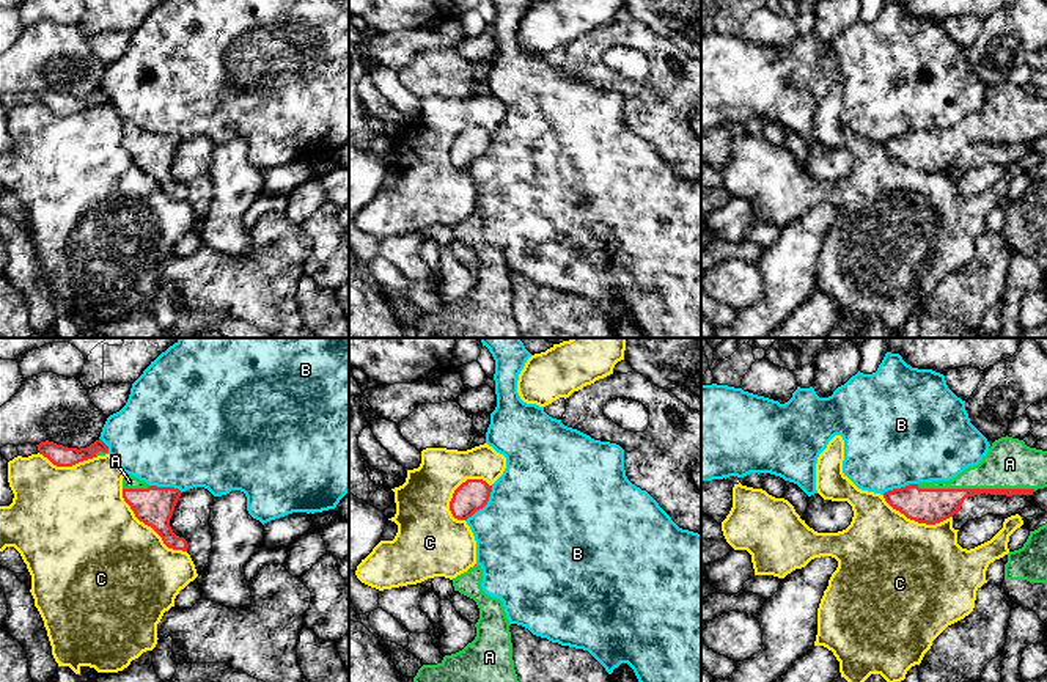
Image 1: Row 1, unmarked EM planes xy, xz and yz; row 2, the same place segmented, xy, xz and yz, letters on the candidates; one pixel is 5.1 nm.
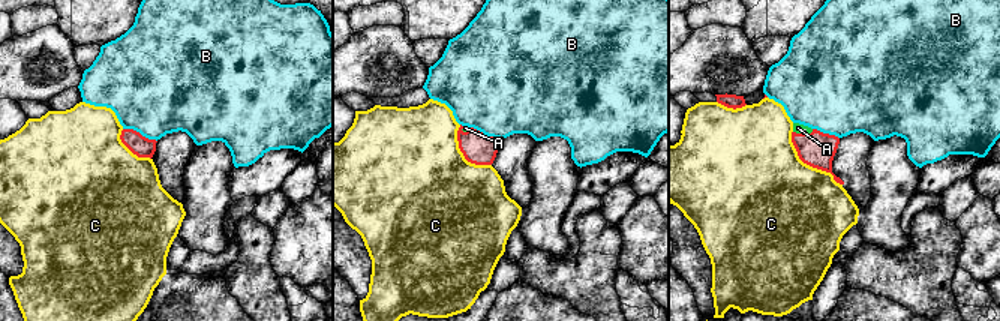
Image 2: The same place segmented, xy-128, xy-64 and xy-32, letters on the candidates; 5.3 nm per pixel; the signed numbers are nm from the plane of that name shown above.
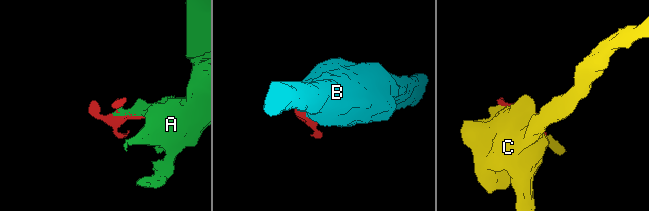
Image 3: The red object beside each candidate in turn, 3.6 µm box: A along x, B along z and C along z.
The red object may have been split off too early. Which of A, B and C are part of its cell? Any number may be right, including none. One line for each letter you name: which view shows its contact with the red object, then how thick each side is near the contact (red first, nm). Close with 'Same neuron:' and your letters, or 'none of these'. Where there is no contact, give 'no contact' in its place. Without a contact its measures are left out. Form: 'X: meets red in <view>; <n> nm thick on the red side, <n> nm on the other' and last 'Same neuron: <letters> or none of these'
A: meets red in yz; 180 nm thick on the red side, 260 nm on the other
Same neuron: A

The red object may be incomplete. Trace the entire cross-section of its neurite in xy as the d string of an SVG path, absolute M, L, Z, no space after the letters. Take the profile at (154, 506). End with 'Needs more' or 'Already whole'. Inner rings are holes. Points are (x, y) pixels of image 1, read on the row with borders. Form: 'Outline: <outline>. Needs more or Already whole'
Outline: M127 473L123 478L123 498L135 517L151 526L168 548L187 552L187 541L176 536L170 526L181 493L174 487L149 486Z. Needs more

